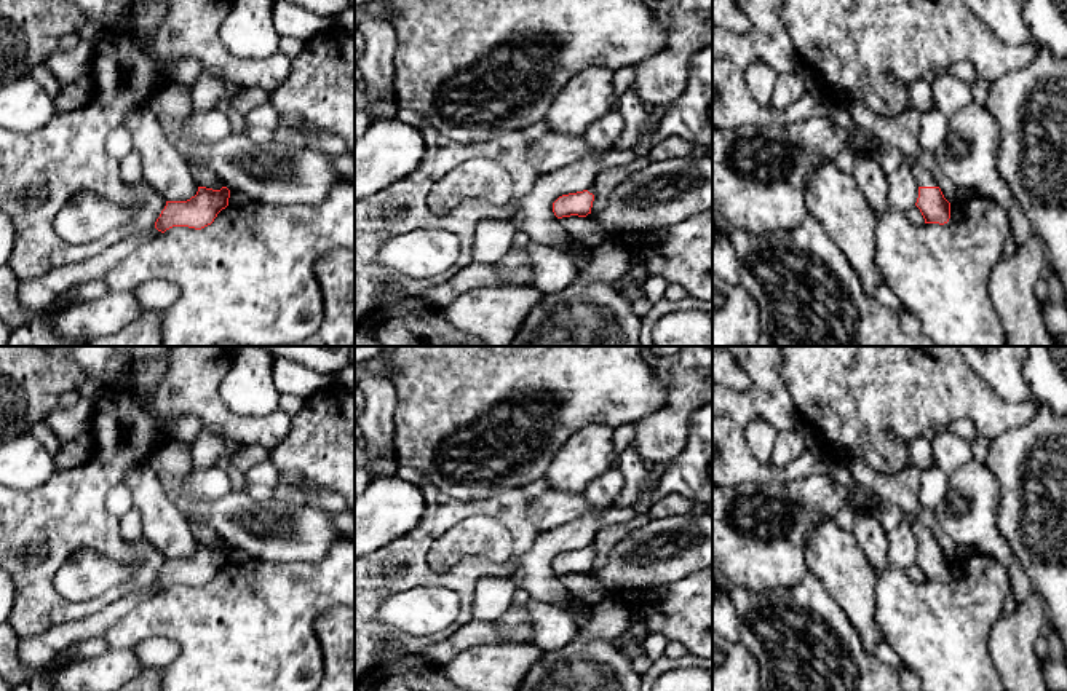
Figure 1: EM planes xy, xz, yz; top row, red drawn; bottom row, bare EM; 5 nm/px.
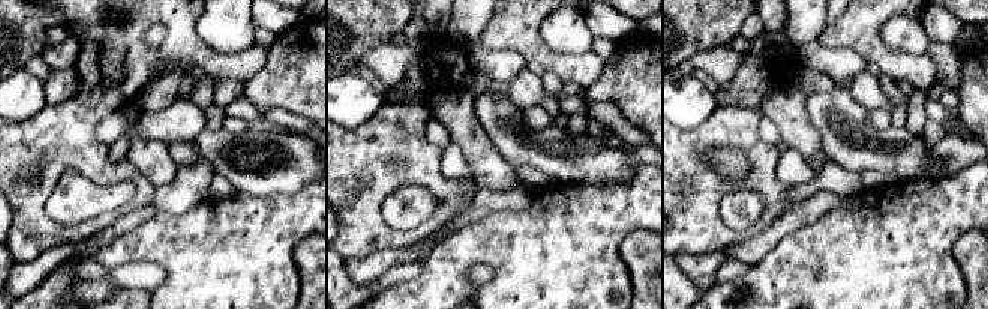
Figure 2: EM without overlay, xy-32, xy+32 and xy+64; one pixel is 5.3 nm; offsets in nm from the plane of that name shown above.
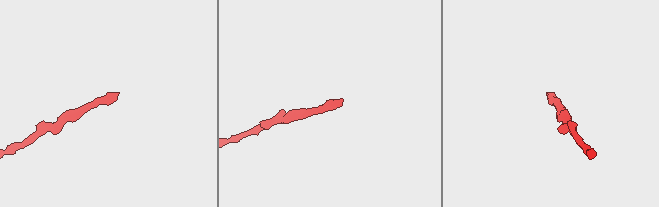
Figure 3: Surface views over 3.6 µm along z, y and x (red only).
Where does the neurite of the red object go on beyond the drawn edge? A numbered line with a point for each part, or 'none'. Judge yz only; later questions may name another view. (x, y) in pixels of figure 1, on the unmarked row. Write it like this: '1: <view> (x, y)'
1: yz (924, 535)

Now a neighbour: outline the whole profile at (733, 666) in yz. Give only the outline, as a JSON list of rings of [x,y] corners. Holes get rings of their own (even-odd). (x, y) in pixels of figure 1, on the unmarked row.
[[[712,630],[712,691],[762,691],[759,662],[741,642],[728,642]]]

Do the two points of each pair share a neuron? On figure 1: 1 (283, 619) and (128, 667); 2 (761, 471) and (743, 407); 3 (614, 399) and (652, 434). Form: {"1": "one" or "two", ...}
{"1": "one", "2": "one", "3": "two"}

